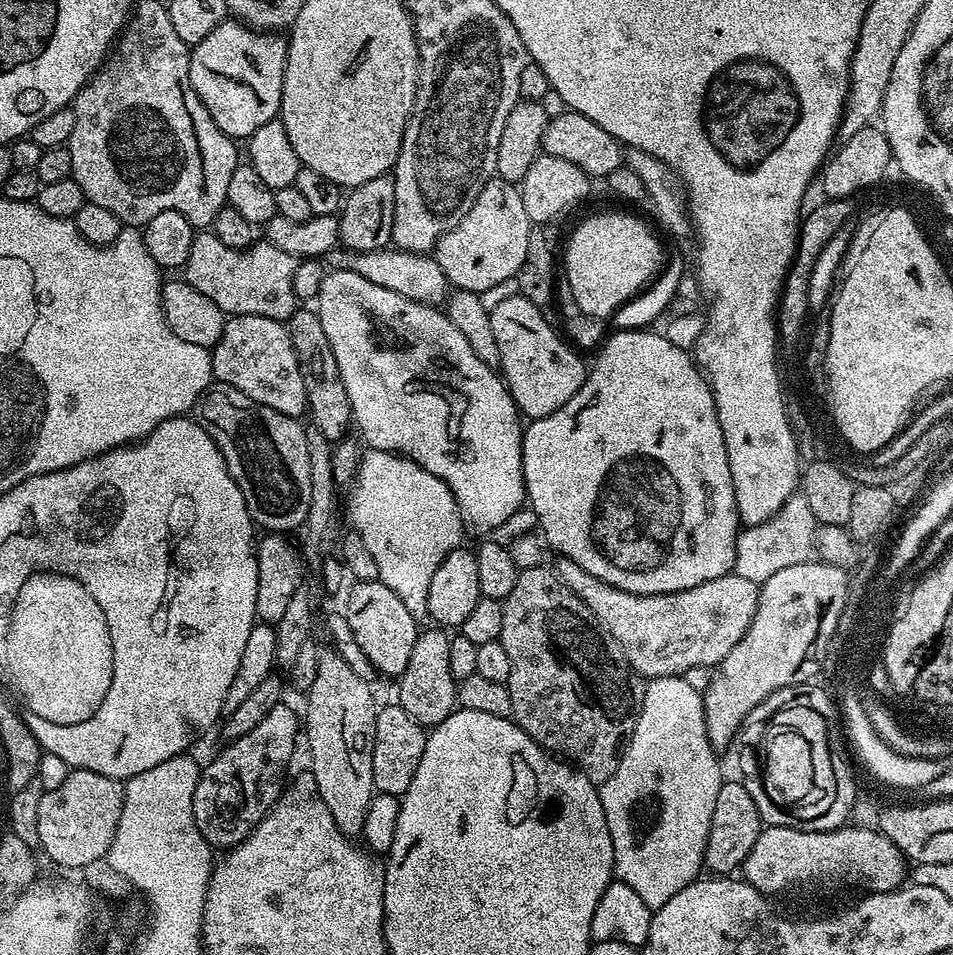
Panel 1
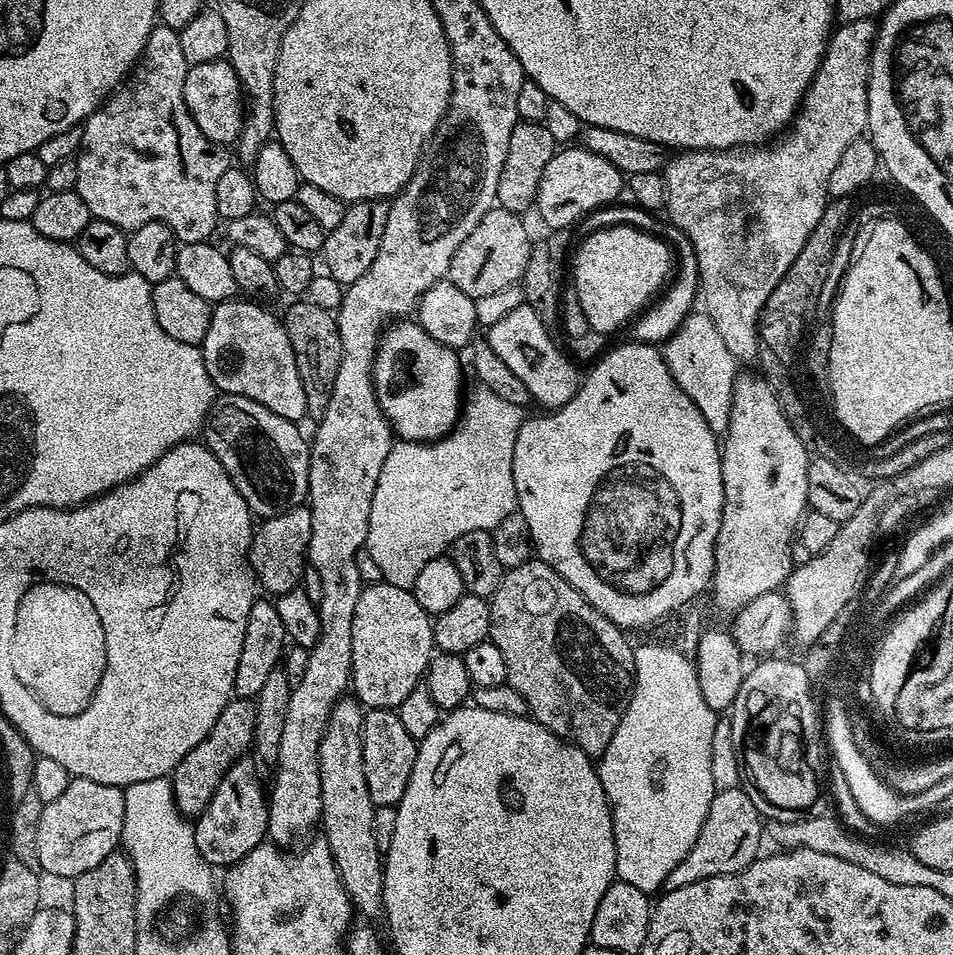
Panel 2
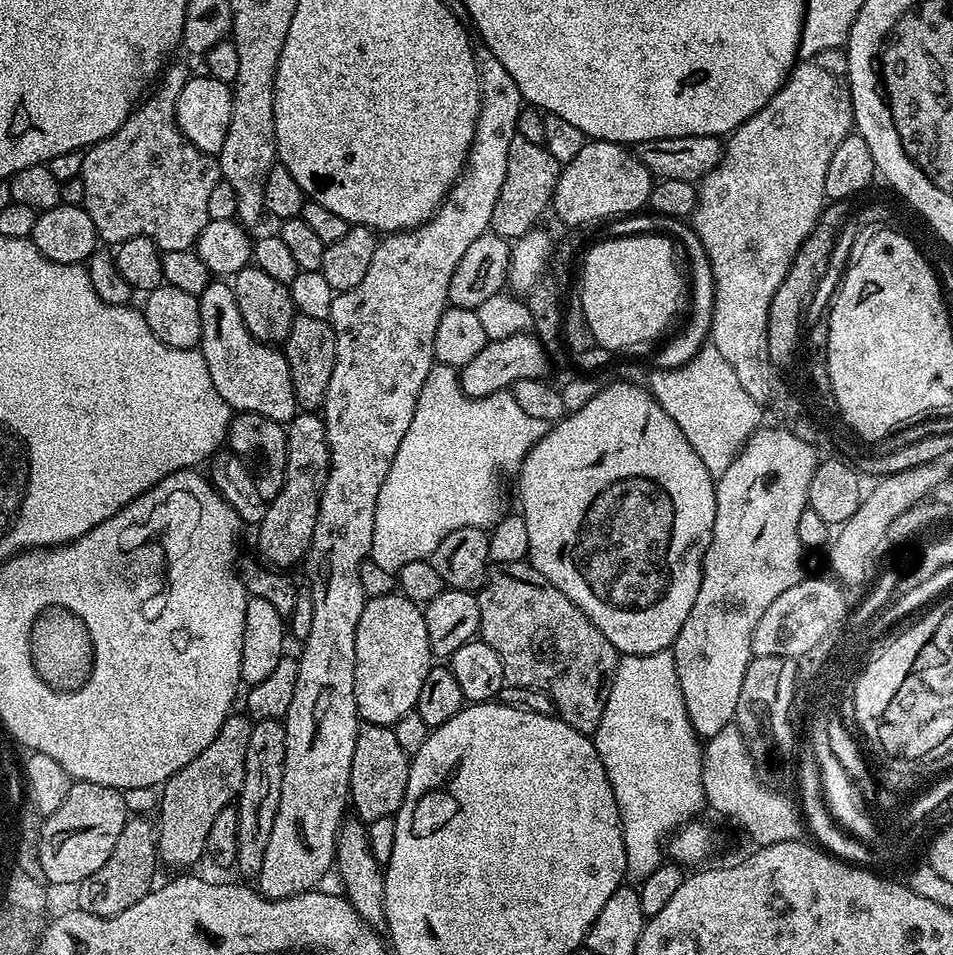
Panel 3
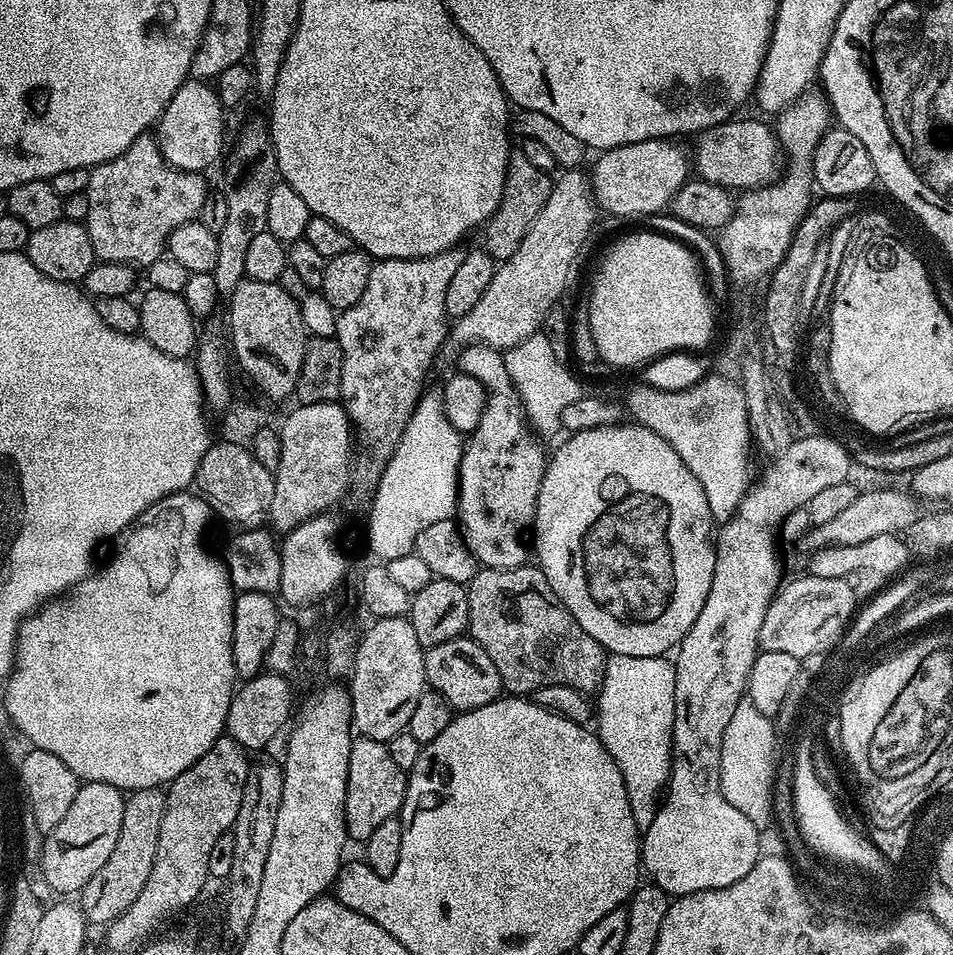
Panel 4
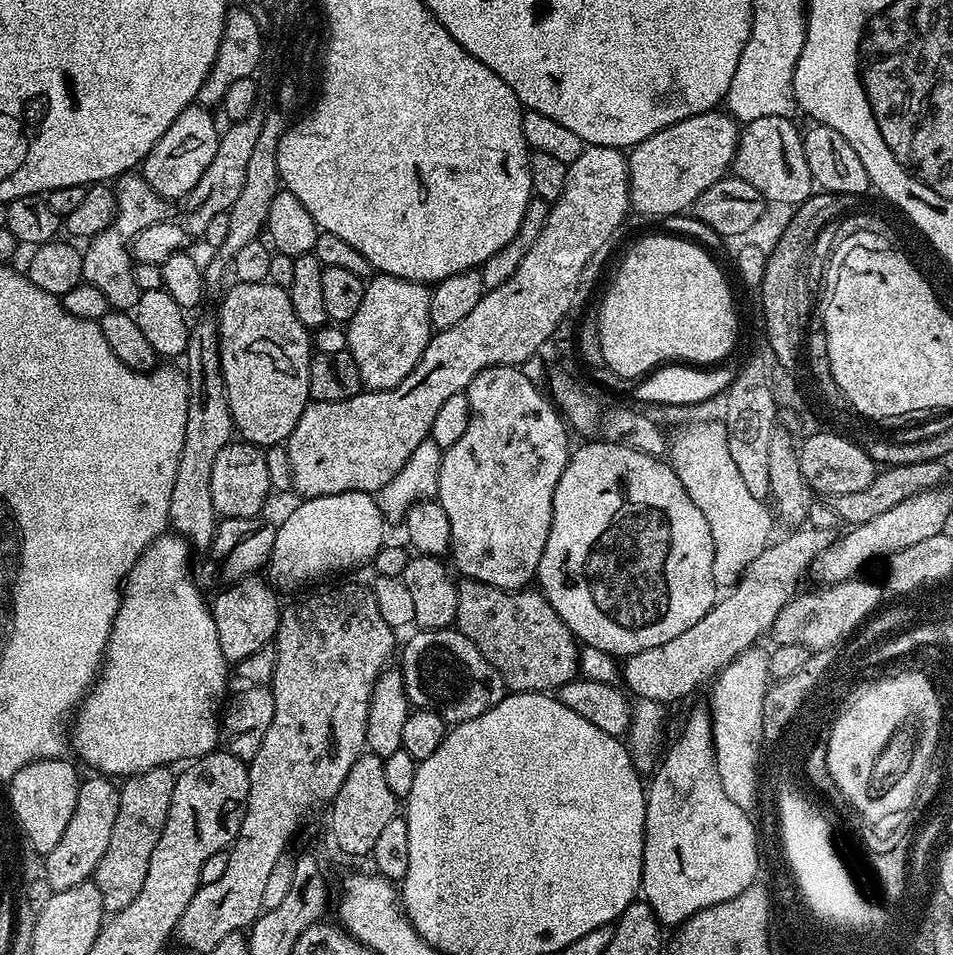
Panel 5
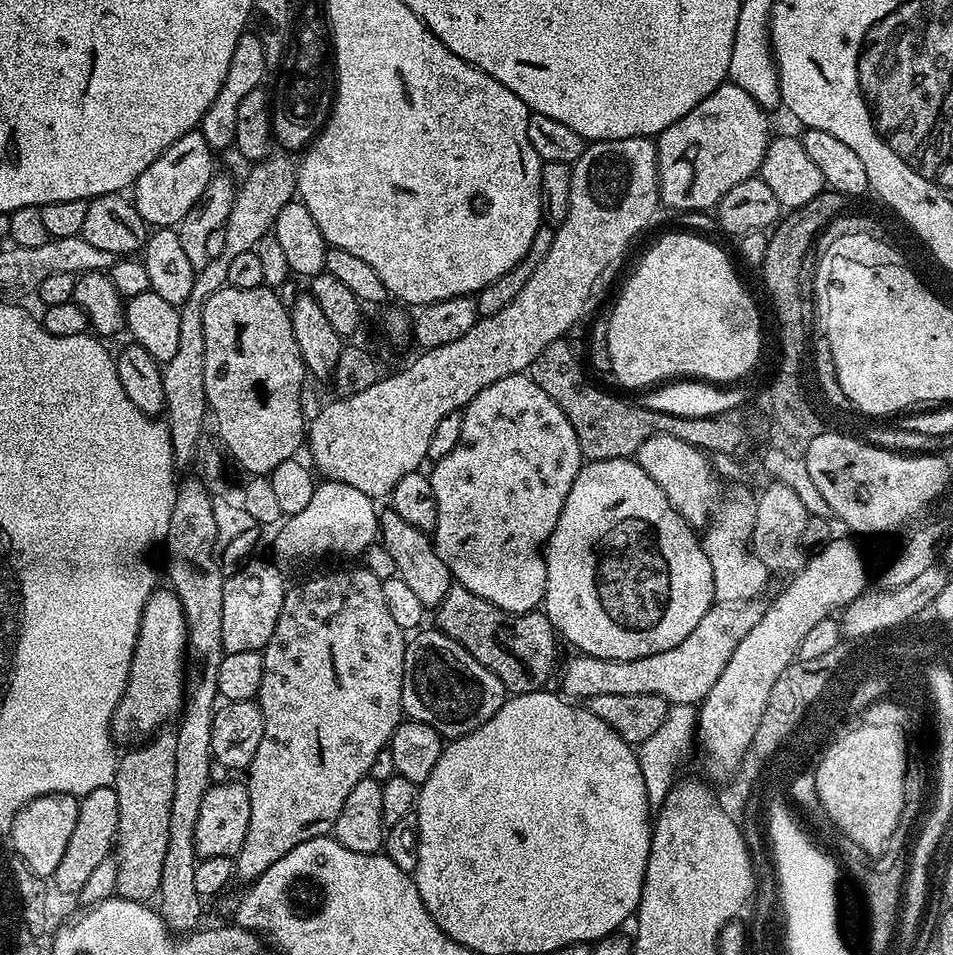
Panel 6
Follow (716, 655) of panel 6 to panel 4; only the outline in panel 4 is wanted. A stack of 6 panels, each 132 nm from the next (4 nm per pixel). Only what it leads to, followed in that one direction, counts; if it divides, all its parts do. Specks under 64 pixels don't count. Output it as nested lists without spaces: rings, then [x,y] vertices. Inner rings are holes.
[[[878,488],[874,492],[861,491],[840,511],[830,522],[815,525],[798,541],[799,547],[804,547],[808,554],[819,552],[822,547],[837,544],[858,544],[875,538],[878,534],[903,533],[904,528],[922,515],[921,501],[911,491],[899,492],[896,488]]]

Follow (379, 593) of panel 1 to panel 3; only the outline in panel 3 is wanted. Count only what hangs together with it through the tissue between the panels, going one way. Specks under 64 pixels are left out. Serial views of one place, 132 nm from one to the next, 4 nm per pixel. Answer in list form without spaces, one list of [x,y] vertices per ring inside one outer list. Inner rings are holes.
[[[399,594],[365,599],[362,618],[358,618],[358,630],[354,634],[354,698],[357,717],[365,724],[396,724],[402,714],[415,709],[422,682],[432,667],[434,657],[430,650],[430,638],[426,634],[423,607]]]

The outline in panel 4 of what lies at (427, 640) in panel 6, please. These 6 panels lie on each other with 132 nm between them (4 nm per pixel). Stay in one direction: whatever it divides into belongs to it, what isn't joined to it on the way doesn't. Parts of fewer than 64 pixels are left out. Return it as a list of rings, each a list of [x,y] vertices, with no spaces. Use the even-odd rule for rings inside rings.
[[[471,638],[438,642],[438,646],[427,649],[424,653],[424,678],[427,687],[446,698],[448,705],[457,713],[478,710],[478,706],[501,699],[504,692],[498,666],[490,662],[490,654],[486,654],[486,650]]]

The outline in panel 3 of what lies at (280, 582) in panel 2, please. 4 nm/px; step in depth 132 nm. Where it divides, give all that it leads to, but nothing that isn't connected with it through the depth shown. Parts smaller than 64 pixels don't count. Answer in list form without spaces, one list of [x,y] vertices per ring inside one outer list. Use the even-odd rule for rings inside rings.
[[[301,411],[289,422],[286,431],[288,477],[279,494],[273,500],[267,501],[265,516],[258,525],[260,533],[256,536],[256,544],[261,552],[259,555],[276,570],[288,570],[291,564],[299,565],[307,556],[330,467],[326,430],[323,419],[317,413]]]

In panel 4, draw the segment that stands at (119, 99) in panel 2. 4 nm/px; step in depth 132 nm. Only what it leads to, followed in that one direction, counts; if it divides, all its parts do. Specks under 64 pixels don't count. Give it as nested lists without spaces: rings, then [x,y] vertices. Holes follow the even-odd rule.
[[[148,134],[140,136],[127,150],[118,154],[118,158],[110,158],[110,162],[97,164],[90,171],[87,190],[90,210],[86,221],[90,246],[94,246],[97,261],[147,266],[159,256],[165,255],[168,235],[178,230],[178,226],[199,217],[210,191],[210,185],[204,178],[199,172],[183,172],[170,166],[160,153],[160,145]]]

